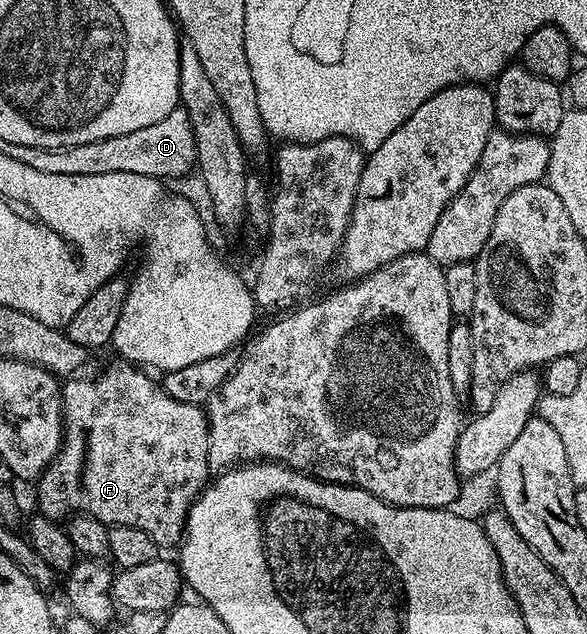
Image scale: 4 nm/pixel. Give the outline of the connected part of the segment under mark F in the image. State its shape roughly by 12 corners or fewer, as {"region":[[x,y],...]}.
{"region":[[115,360],[63,382],[49,519],[179,546],[207,412]]}

